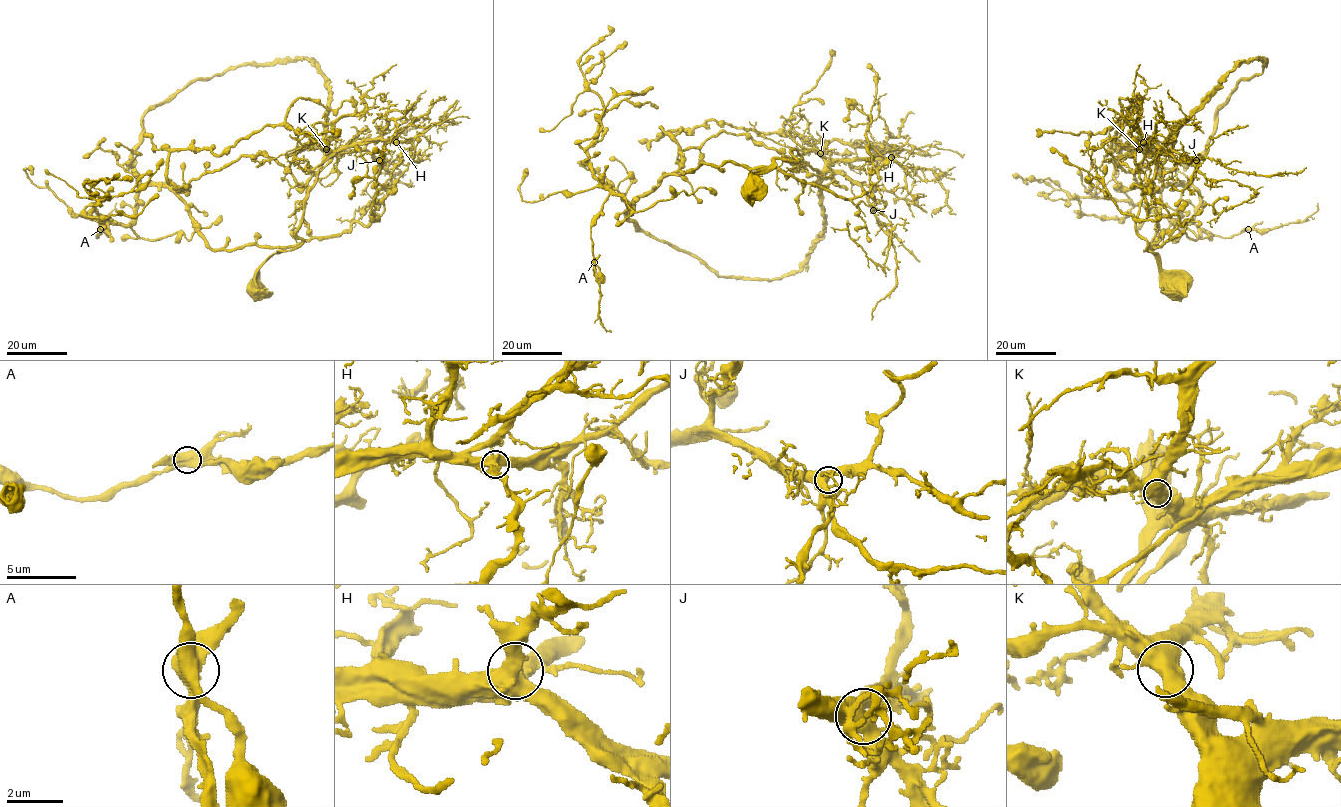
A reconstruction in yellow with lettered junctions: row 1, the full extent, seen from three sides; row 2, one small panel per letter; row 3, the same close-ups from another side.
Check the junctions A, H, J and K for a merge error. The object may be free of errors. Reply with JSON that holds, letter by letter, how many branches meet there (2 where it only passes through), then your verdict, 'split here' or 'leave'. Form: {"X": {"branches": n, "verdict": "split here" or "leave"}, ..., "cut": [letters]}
{"A": {"branches": 4, "verdict": "leave"}, "H": {"branches": 3, "verdict": "leave"}, "J": {"branches": 4, "verdict": "leave"}, "K": {"branches": 4, "verdict": "leave"}, "cut": []}

